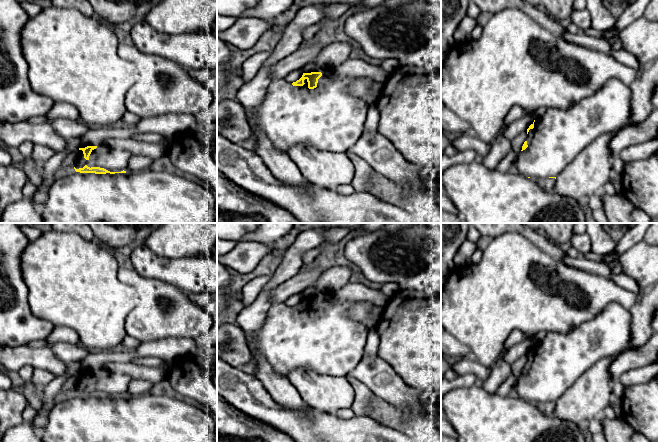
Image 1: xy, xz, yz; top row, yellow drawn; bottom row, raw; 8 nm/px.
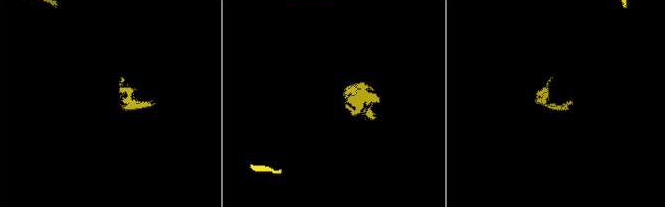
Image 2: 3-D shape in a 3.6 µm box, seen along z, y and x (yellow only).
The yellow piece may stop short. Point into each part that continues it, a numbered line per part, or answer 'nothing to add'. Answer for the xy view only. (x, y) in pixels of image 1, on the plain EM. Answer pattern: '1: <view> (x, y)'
1: xy (114, 384)

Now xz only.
1: xz (329, 342)

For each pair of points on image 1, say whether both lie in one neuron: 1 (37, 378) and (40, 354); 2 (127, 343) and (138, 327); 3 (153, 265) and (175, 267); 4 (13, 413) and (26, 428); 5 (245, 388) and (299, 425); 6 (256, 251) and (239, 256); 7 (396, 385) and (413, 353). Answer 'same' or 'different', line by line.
1: different
2: different
3: same
4: different
5: same
6: same
7: different

